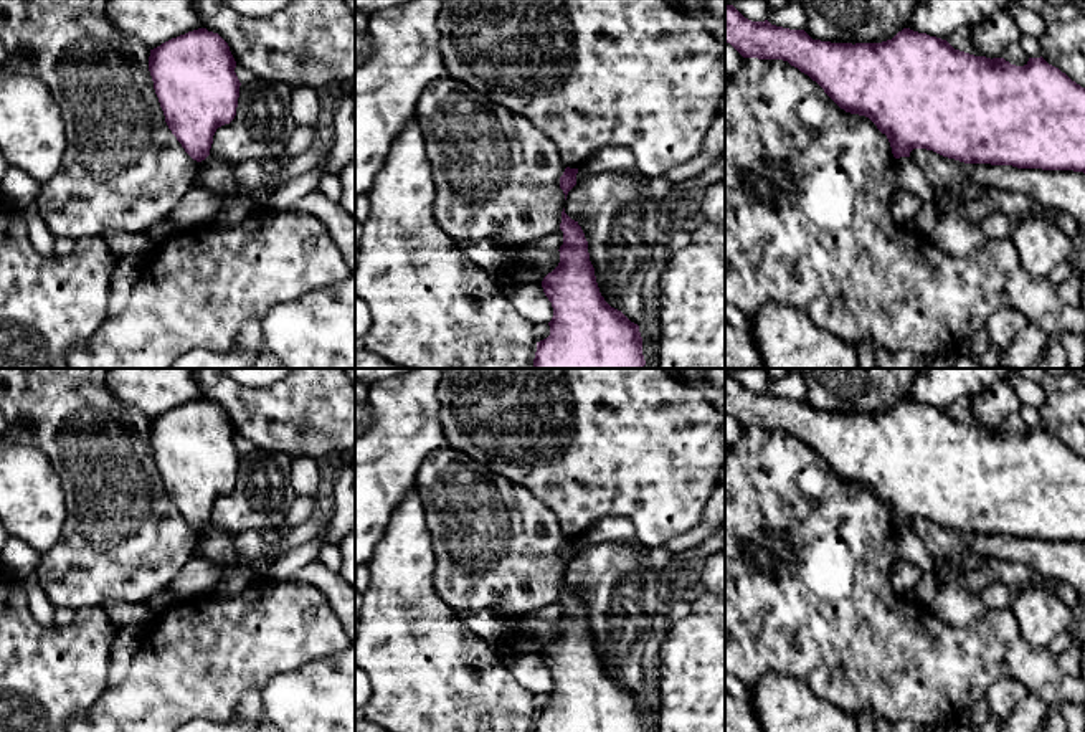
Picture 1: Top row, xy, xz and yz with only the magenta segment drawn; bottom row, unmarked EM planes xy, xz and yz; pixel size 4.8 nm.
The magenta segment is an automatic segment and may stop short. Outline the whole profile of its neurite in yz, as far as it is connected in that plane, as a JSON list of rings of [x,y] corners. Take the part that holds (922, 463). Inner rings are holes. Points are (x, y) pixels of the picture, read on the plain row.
[[[725,375],[725,413],[743,428],[783,430],[808,444],[841,479],[869,487],[887,506],[895,529],[910,527],[913,519],[926,519],[964,534],[1085,544],[1085,458],[1042,426],[1016,436],[1004,428],[991,430],[955,420],[946,410],[910,398],[882,413],[831,413],[768,390],[751,392],[733,375]]]

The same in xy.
[[[206,398],[150,420],[149,441],[165,492],[197,532],[210,525],[218,497],[236,486],[239,449],[228,413]]]

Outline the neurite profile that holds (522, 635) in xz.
[[[502,610],[492,613],[505,620],[504,633],[499,643],[490,644],[502,664],[517,656],[542,654],[543,648],[560,633],[560,621],[543,623],[532,618],[532,611],[510,615]]]

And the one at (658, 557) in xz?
[[[662,544],[647,550],[649,568],[661,573],[672,560],[674,554]]]

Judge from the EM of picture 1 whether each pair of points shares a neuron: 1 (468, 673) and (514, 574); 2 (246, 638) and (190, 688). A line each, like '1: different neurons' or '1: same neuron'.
1: different neurons
2: same neuron

